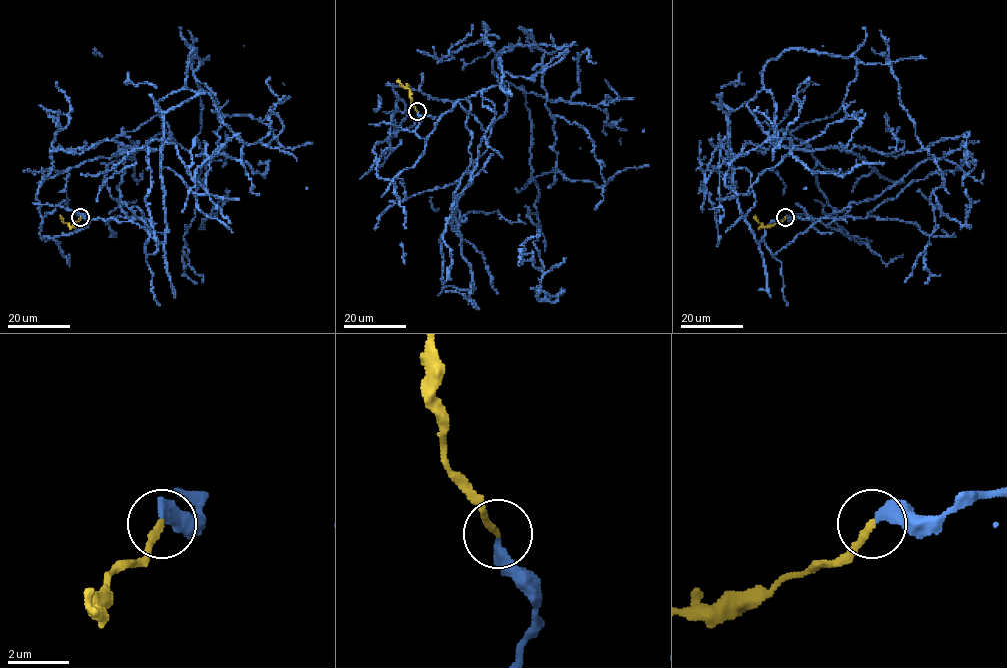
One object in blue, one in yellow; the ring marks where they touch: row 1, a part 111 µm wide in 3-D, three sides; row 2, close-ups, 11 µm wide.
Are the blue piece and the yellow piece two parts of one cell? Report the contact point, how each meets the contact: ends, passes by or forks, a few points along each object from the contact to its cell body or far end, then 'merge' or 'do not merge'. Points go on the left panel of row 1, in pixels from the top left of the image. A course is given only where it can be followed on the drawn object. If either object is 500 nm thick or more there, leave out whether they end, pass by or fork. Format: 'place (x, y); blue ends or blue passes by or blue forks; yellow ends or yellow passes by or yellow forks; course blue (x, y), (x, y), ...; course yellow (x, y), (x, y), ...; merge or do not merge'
place (80, 217); blue ends; yellow ends; course blue (81, 217), (131, 221), (165, 241), (156, 103), (185, 85), (195, 48), (207, 173), (183, 240), (202, 282); course yellow (81, 217), (72, 226), (60, 215); merge

